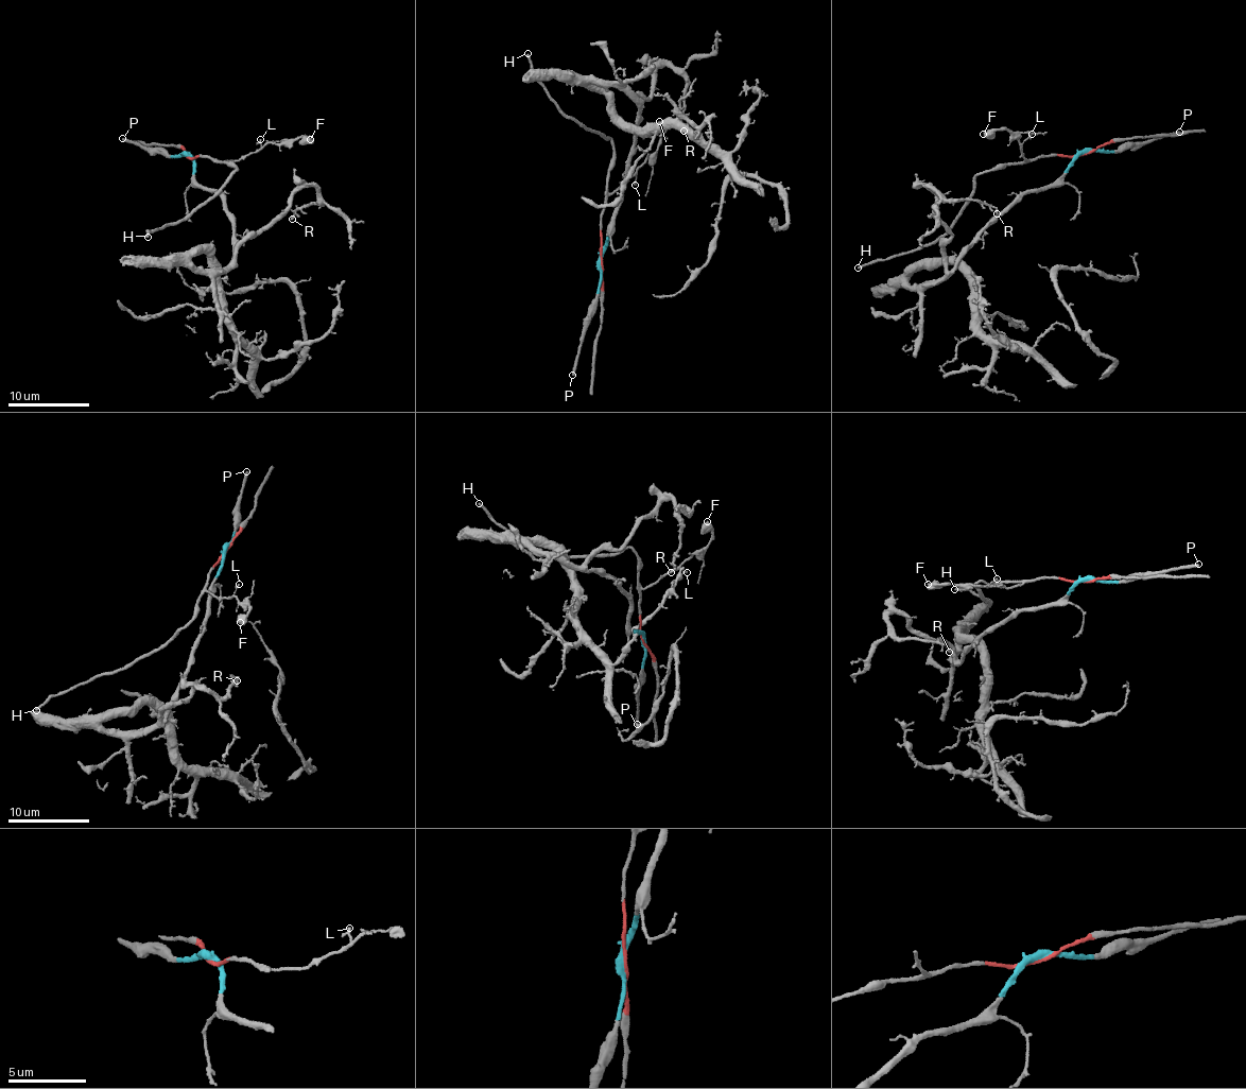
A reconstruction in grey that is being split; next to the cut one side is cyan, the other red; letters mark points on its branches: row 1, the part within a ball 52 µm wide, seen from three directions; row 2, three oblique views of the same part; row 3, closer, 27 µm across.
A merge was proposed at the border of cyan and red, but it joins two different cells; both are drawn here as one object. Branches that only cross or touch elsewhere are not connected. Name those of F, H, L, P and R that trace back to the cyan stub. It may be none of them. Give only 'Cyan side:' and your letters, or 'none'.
Cyan side: P, R

